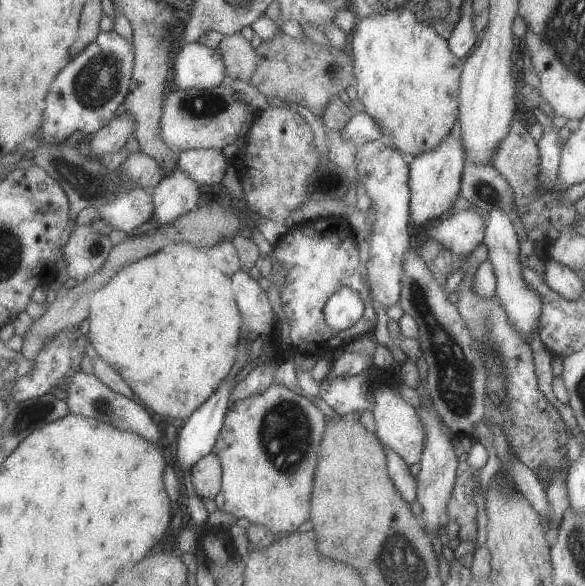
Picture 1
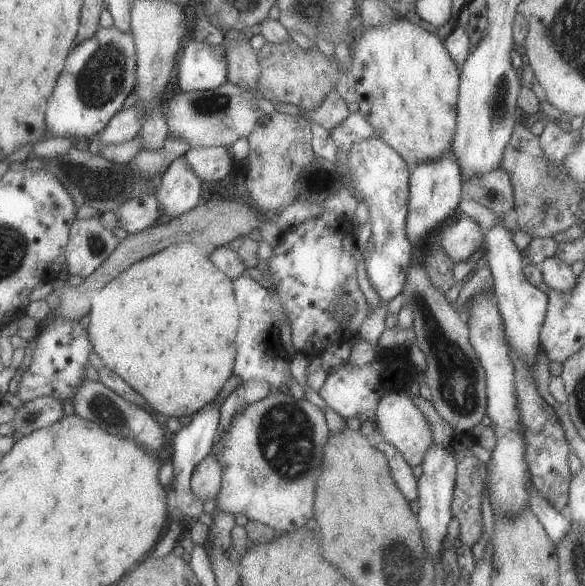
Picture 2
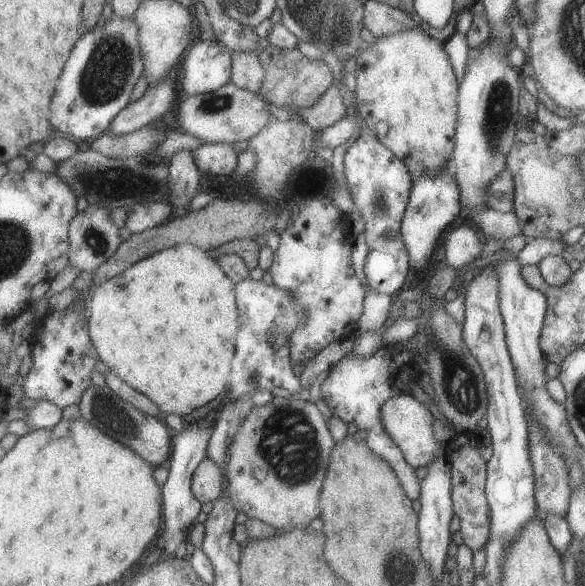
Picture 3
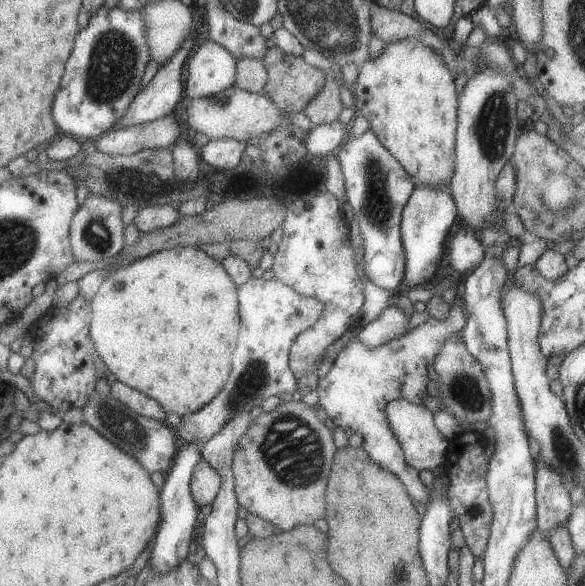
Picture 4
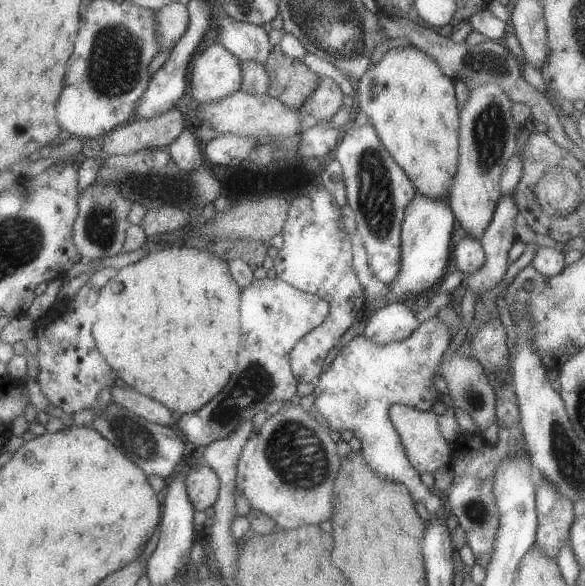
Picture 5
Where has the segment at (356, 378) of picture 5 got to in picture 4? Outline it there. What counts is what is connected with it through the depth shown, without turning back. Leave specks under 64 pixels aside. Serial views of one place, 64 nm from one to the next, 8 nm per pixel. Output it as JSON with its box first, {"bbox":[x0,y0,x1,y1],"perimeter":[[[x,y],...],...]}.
{"bbox":[316,306,467,504],"perimeter":[[[451,306],[450,316],[445,321],[428,317],[421,326],[379,348],[366,349],[360,340],[352,339],[338,354],[328,375],[319,380],[316,389],[320,398],[317,406],[326,411],[329,423],[360,433],[364,438],[362,447],[370,459],[389,469],[406,486],[413,500],[425,504],[429,490],[420,480],[418,470],[406,463],[404,452],[388,425],[385,409],[387,403],[395,399],[424,405],[422,398],[429,396],[426,368],[434,363],[435,355],[444,347],[447,337],[465,328],[467,319],[462,307]]]}

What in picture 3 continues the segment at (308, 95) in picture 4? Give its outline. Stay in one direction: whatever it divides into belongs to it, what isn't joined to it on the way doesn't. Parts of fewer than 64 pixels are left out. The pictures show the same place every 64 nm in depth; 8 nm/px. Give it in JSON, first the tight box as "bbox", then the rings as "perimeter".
{"bbox":[259,45,334,110],"perimeter":[[[269,45],[259,53],[259,60],[265,71],[259,94],[276,107],[296,110],[312,107],[334,85],[334,74],[324,60],[308,60],[298,47],[280,49]]]}

